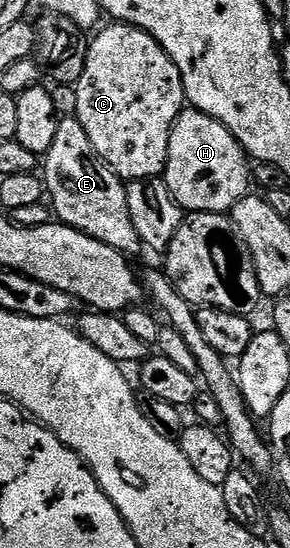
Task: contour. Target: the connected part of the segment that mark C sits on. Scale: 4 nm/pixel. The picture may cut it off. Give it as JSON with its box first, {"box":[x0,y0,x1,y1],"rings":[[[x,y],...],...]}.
{"box":[74,23,187,182],"rings":[[[121,23],[101,29],[93,34],[84,75],[74,86],[78,122],[88,131],[92,147],[123,182],[162,177],[172,127],[187,104],[180,71],[148,31]]]}

